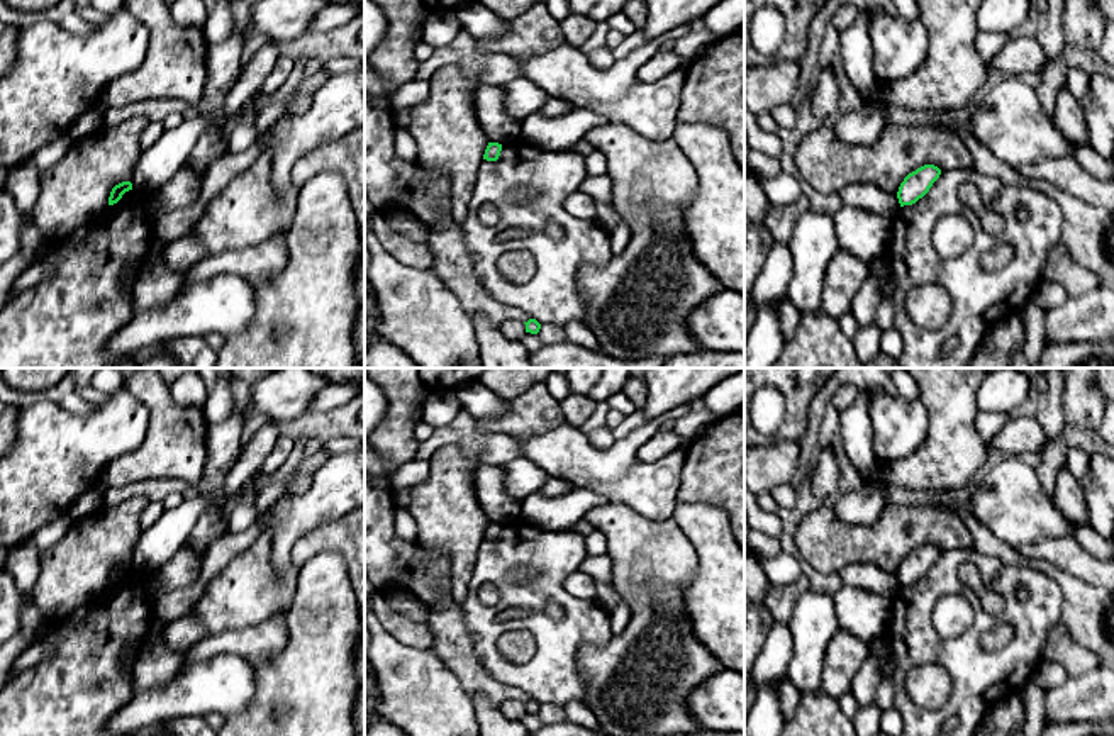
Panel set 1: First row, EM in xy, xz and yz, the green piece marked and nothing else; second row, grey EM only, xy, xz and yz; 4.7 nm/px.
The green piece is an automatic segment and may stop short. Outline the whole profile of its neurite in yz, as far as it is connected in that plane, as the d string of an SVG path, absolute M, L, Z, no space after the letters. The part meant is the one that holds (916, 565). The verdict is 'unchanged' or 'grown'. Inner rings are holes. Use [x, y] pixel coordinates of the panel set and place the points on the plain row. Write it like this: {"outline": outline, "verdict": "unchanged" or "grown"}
{"outline": "M924 544L909 553L899 566L897 578L900 587L912 585L922 578L933 563L939 558L941 549L934 544Z", "verdict": "unchanged"}

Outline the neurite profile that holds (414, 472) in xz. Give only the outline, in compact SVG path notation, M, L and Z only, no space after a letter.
M412 460L407 461L405 465L400 465L392 478L390 478L390 488L392 493L398 493L400 490L410 490L415 485L421 485L426 482L429 475L429 461L426 460Z

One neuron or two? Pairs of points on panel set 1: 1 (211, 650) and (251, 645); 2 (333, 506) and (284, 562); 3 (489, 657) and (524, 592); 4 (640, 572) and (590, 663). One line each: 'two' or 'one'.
1: one
2: one
3: one
4: one

